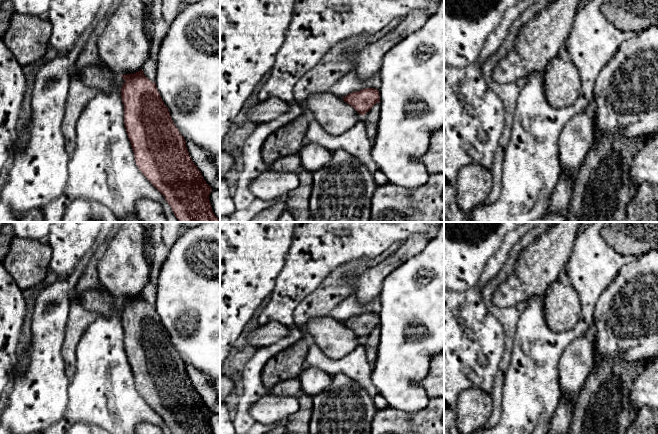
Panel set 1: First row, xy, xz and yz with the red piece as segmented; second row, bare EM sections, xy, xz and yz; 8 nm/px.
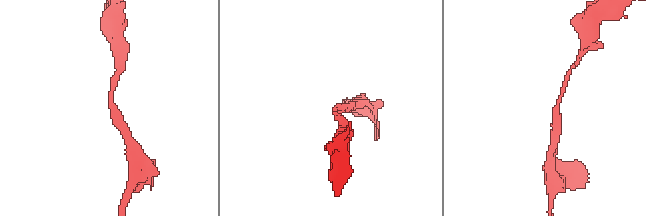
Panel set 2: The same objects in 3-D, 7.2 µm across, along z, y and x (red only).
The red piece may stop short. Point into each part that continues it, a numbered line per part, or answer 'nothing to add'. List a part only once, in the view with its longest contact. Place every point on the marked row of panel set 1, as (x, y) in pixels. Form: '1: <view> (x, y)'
nothing to add

